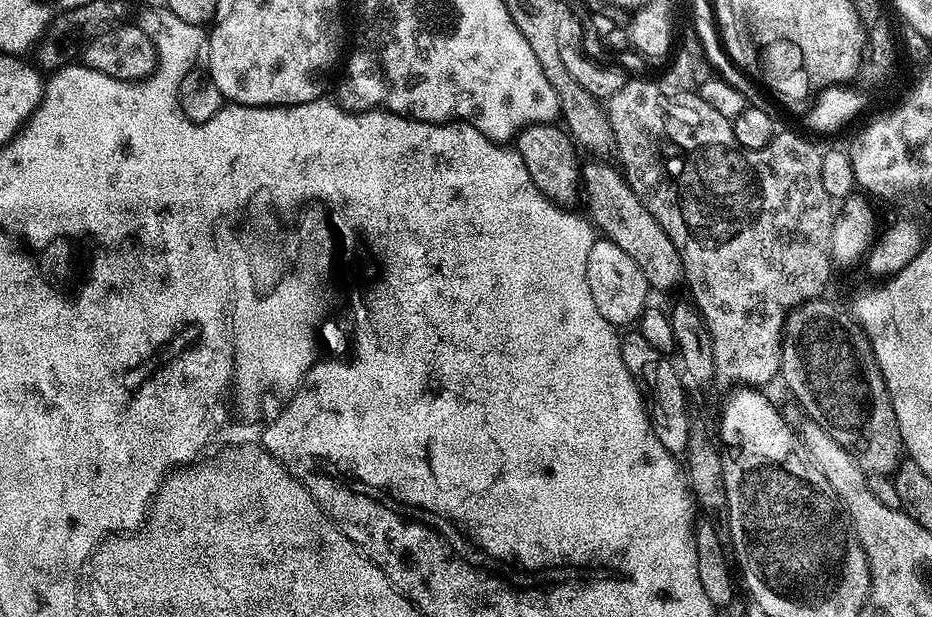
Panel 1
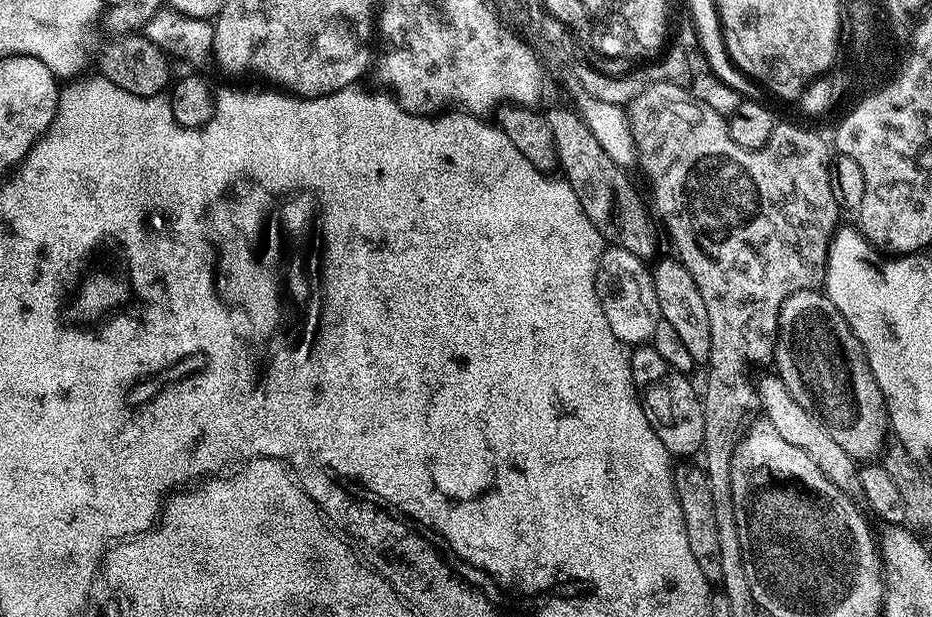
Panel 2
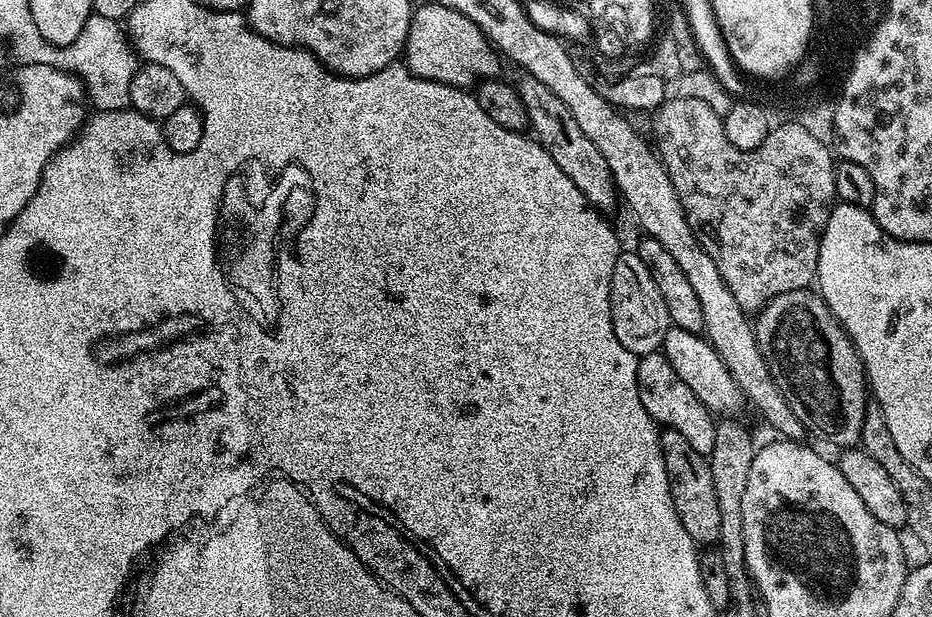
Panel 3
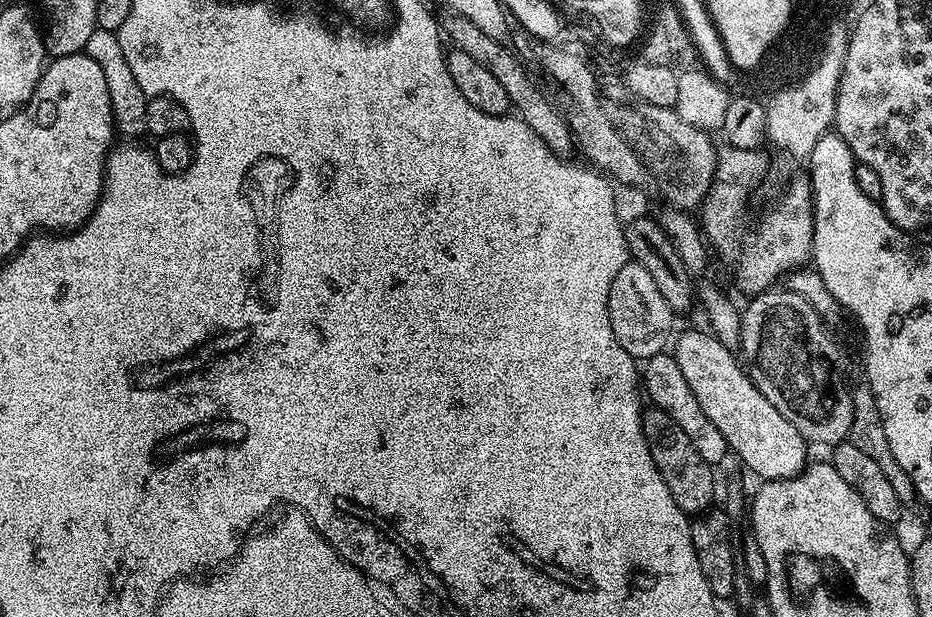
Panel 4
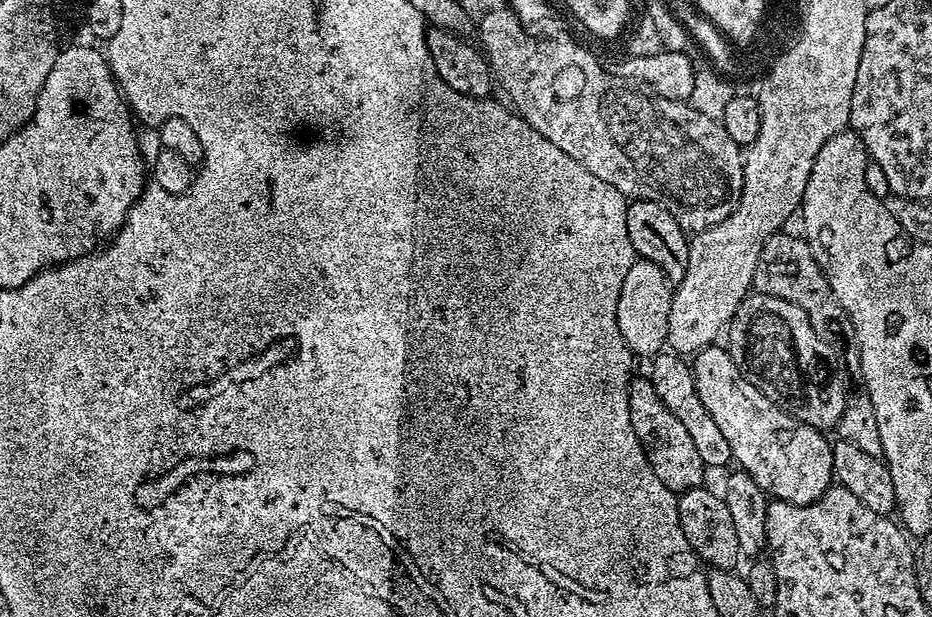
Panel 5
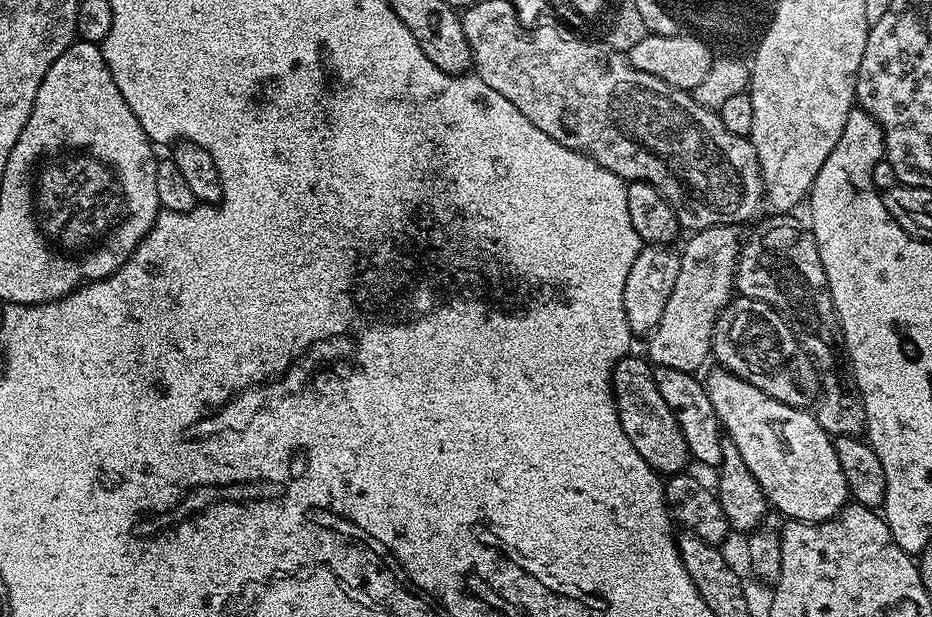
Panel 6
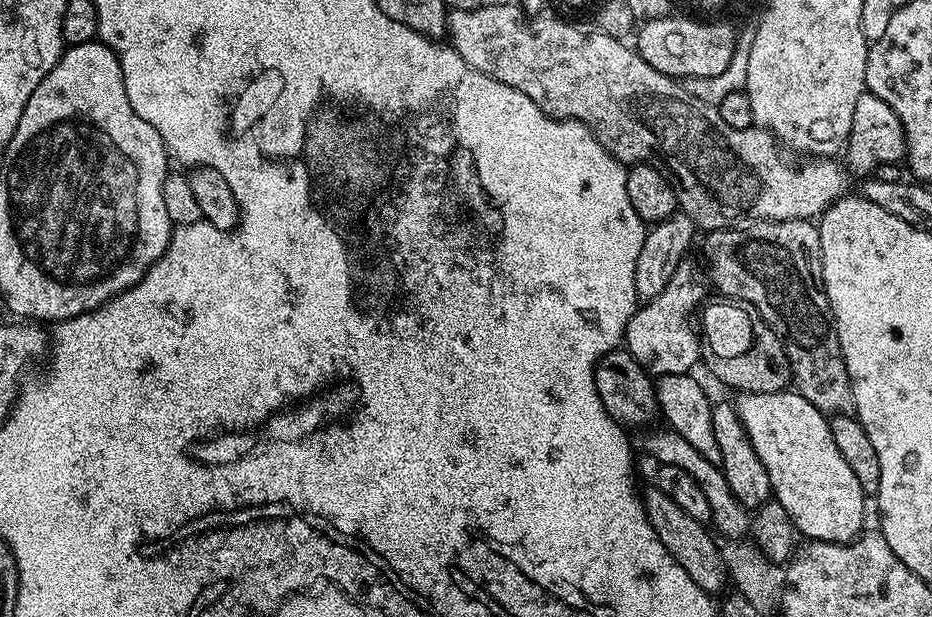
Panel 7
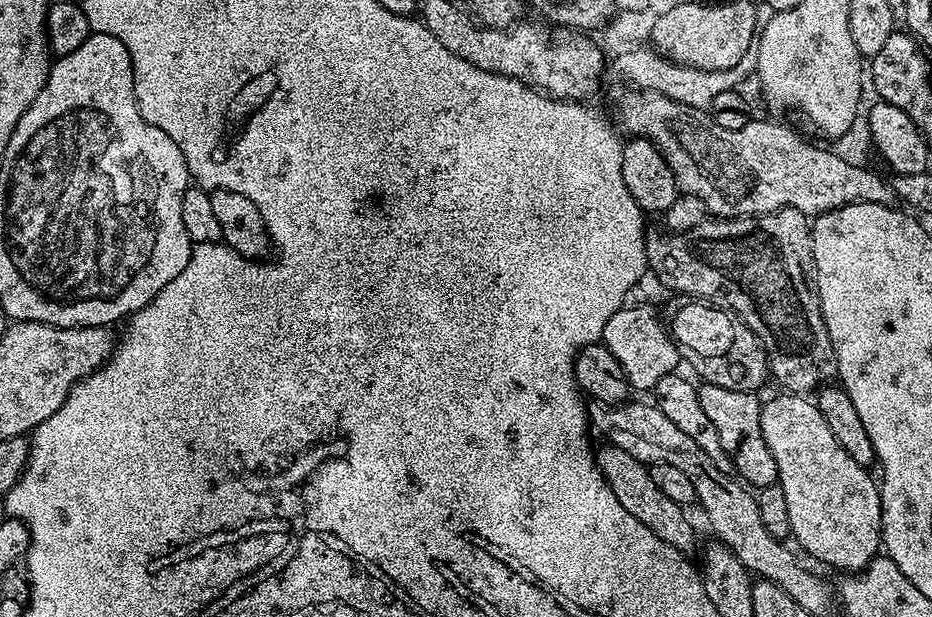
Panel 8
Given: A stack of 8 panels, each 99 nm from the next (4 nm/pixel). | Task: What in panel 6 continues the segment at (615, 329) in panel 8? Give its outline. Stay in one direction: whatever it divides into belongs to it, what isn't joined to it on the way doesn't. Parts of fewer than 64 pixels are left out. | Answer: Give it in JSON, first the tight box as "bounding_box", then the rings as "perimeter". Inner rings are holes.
{"bounding_box":[646,226,742,374],"perimeter":[[[732,226],[702,228],[691,233],[679,249],[680,269],[674,294],[662,310],[662,319],[647,337],[646,356],[656,368],[673,368],[693,374],[710,360],[712,331],[720,313],[728,307],[736,286],[736,259],[740,257],[742,236]]]}

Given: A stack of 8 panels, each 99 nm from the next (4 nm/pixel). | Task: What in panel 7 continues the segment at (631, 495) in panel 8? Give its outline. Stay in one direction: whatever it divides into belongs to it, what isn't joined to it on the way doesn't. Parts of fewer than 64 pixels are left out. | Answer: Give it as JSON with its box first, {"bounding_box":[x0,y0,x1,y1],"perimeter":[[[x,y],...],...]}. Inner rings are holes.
{"bounding_box":[642,486,730,594],"perimeter":[[[649,486],[645,492],[643,489],[642,503],[649,526],[658,534],[662,546],[670,550],[678,566],[682,566],[682,570],[686,570],[686,574],[690,574],[704,592],[717,594],[722,591],[724,583],[727,585],[730,579],[717,537],[711,531],[707,532],[709,529],[705,524],[690,518],[690,514],[686,514],[686,510],[682,510],[682,506],[678,506],[678,502],[674,502],[674,498],[667,496],[661,488]]]}

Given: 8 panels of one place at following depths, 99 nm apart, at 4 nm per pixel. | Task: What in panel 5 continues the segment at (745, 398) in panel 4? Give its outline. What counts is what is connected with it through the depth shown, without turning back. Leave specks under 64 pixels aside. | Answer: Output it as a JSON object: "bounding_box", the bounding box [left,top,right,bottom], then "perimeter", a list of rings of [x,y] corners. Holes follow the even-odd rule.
{"bounding_box":[691,342,833,504],"perimeter":[[[713,342],[691,357],[694,386],[698,386],[698,398],[702,398],[702,406],[714,418],[714,426],[722,430],[726,442],[730,442],[733,461],[743,471],[749,472],[758,482],[760,489],[772,500],[785,500],[791,504],[809,504],[814,502],[833,483],[832,475],[832,444],[825,433],[819,428],[811,428],[798,418],[794,418],[786,410],[782,410],[758,386],[754,386],[738,370],[734,358],[730,358],[727,347]]]}

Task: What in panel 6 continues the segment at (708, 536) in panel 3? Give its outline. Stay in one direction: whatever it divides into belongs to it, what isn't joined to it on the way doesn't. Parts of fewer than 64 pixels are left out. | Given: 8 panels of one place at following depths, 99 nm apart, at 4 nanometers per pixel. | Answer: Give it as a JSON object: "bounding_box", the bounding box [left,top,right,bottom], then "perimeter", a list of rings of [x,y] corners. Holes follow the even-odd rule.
{"bounding_box":[612,355,690,476],"perimeter":[[[636,355],[624,356],[612,371],[612,393],[616,399],[618,422],[622,422],[622,430],[626,430],[626,438],[630,438],[634,450],[646,458],[657,474],[675,476],[685,471],[689,467],[687,464],[690,464],[686,438],[682,438],[678,418],[674,418],[670,406],[666,406],[662,393],[658,391],[653,365],[643,355]]]}

